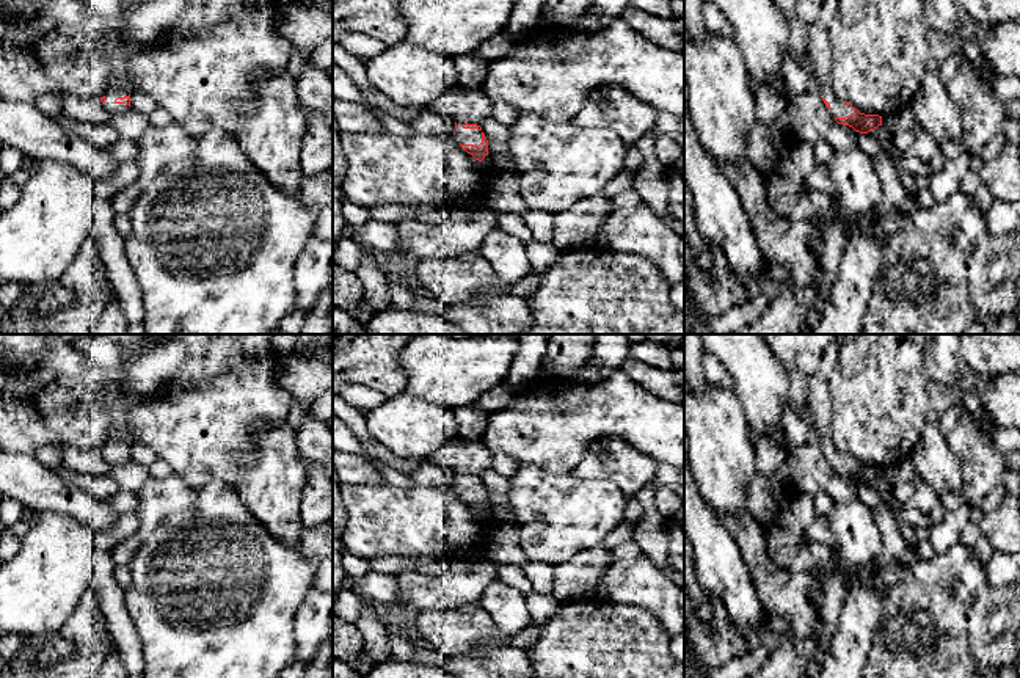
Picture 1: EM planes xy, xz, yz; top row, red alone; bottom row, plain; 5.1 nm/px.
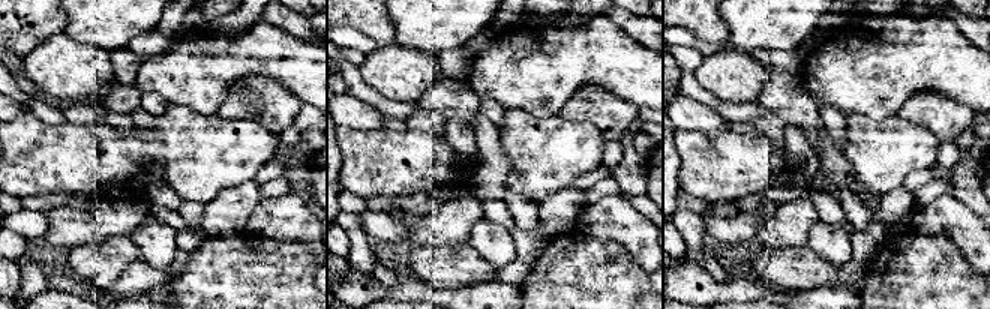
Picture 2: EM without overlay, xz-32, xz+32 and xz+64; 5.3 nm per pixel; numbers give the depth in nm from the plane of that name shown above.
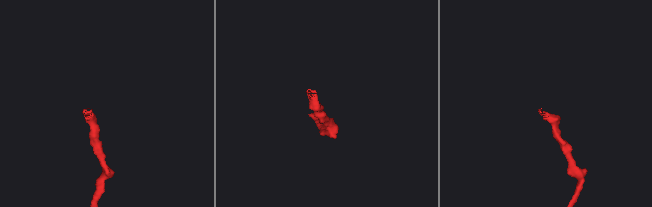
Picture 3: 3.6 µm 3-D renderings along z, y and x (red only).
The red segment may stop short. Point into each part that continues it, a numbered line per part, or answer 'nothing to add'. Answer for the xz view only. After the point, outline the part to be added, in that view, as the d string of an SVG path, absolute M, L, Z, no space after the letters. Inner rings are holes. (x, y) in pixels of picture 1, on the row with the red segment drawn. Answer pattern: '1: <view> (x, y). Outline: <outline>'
1: xz (463, 135). Outline: M457 124L455 137L461 144L479 146L482 143L482 130L464 129L461 124Z

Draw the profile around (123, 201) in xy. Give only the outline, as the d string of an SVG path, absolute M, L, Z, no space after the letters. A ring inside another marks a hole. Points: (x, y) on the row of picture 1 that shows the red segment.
M133 180L132 184L129 184L127 187L124 187L118 193L115 193L110 198L110 206L111 206L113 212L116 215L119 215L119 213L127 213L129 215L129 212L133 207L137 198L140 196L140 191L141 190L140 190L138 184Z

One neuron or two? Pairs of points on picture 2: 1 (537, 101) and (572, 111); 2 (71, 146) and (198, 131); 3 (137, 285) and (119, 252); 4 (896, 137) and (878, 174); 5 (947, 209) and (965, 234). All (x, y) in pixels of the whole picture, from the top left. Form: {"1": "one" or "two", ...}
{"1": "two", "2": "one", "3": "two", "4": "one", "5": "one"}

